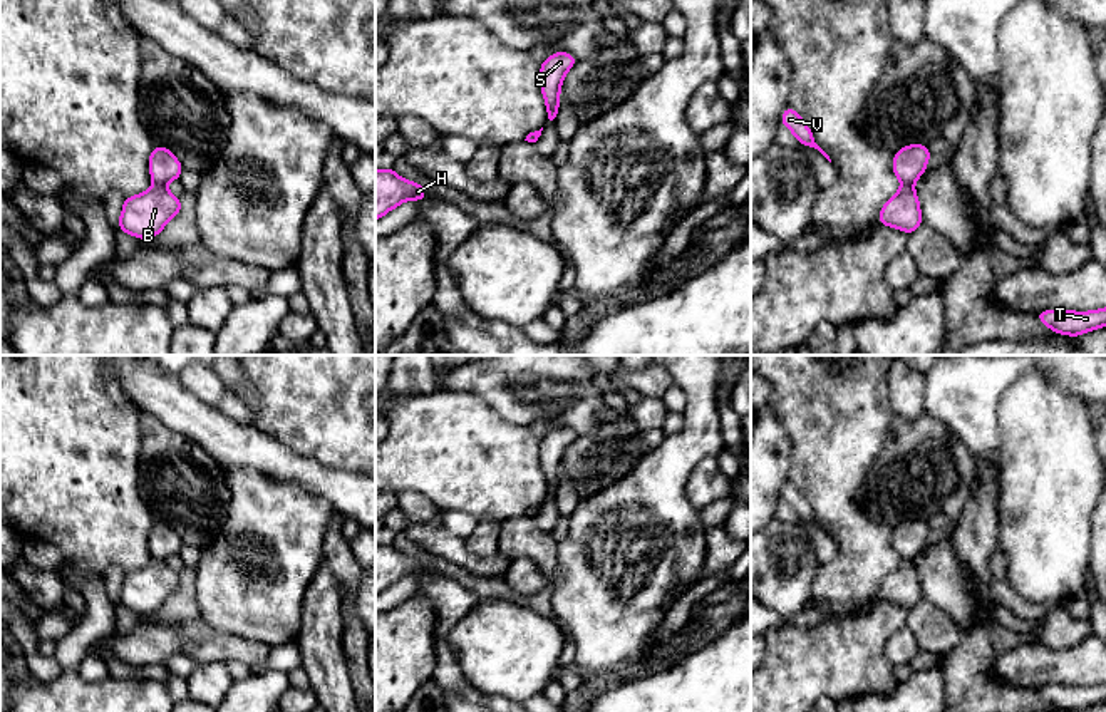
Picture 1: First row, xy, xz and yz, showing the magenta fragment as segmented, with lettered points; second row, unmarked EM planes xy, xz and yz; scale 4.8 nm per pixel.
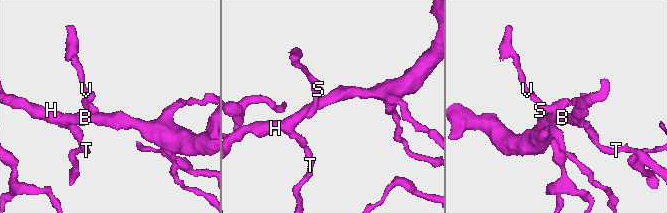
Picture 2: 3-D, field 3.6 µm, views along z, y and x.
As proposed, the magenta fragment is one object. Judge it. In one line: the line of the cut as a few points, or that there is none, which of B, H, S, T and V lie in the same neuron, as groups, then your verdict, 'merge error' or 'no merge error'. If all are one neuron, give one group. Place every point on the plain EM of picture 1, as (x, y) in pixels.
xy (155, 557), (165, 560) | B H T / S V | merge error

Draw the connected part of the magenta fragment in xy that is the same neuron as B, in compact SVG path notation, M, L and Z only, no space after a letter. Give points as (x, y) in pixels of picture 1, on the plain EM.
M154 558L146 568L124 575L119 593L119 606L136 613L149 615L163 606L181 586L181 576L166 565L166 560Z

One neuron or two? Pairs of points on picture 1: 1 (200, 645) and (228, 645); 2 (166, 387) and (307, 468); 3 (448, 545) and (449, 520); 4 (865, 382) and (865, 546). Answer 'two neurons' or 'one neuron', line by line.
1: one neuron
2: one neuron
3: two neurons
4: one neuron

